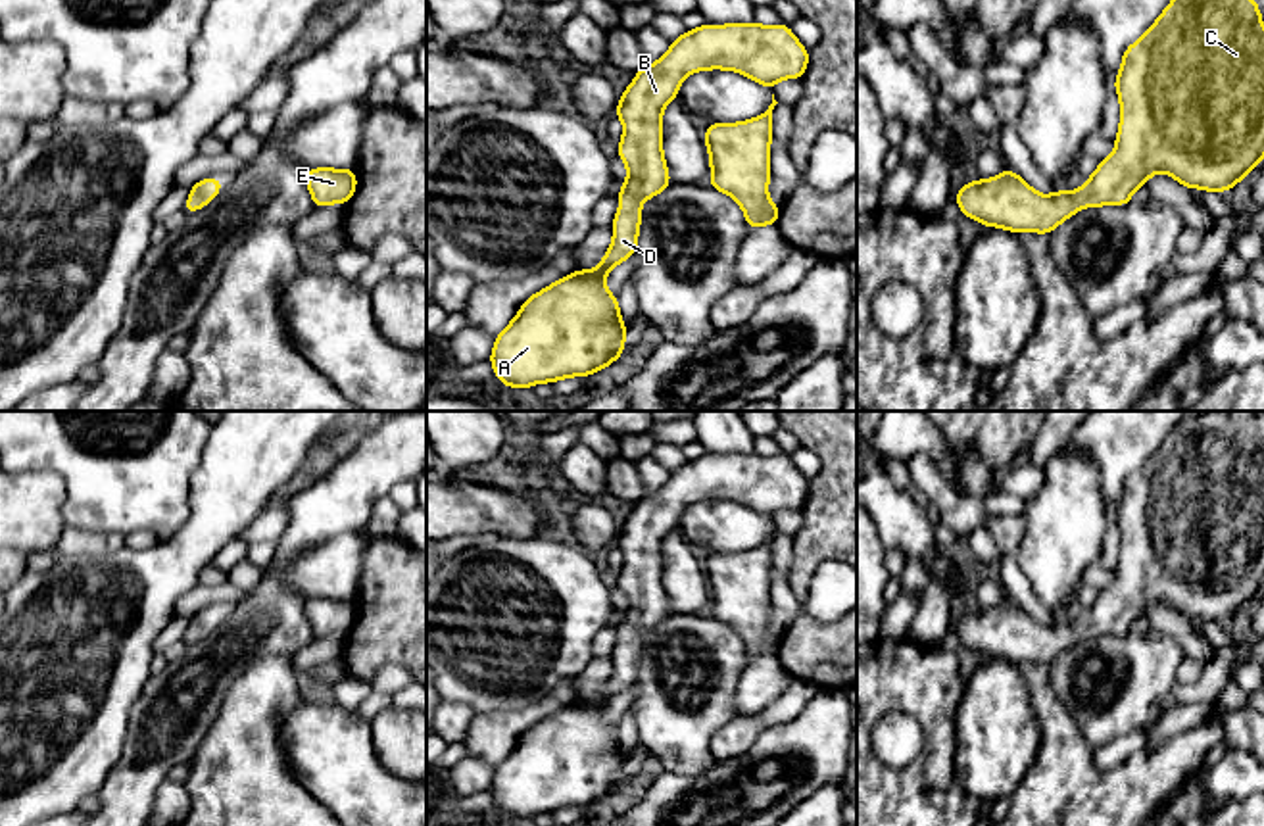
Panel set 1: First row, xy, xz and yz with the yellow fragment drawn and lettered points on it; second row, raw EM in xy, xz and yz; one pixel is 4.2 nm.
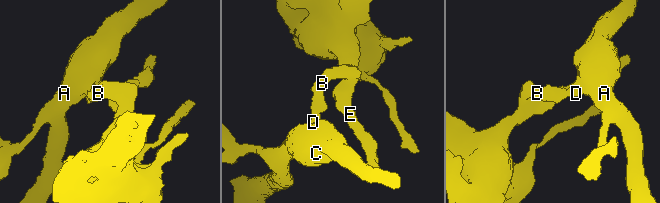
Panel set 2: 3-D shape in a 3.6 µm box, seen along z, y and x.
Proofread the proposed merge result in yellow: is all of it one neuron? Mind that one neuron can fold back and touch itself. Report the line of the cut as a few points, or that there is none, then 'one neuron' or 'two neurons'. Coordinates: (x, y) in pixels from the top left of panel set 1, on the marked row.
no cut; one neuron

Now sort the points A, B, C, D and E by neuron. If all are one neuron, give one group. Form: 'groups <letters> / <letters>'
groups A B C D E

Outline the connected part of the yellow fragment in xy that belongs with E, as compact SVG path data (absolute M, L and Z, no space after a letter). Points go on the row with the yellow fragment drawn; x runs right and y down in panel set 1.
M315 167L305 171L305 186L311 192L313 207L348 204L355 192L355 169Z

